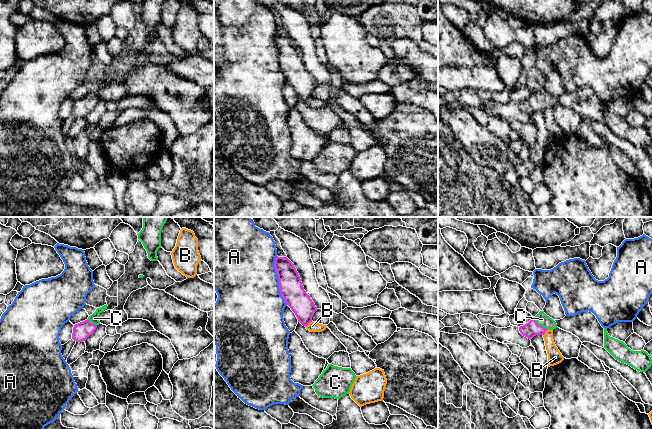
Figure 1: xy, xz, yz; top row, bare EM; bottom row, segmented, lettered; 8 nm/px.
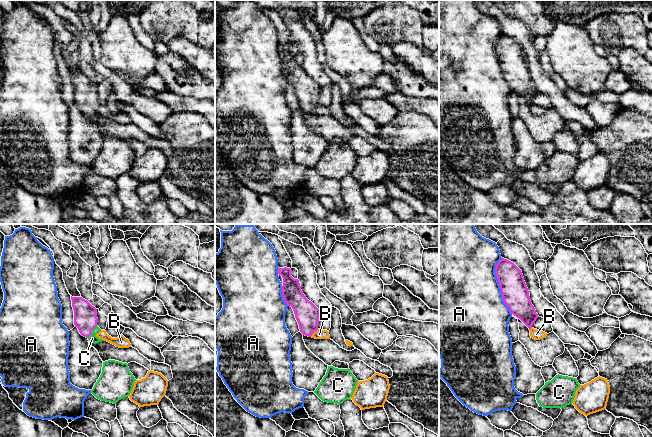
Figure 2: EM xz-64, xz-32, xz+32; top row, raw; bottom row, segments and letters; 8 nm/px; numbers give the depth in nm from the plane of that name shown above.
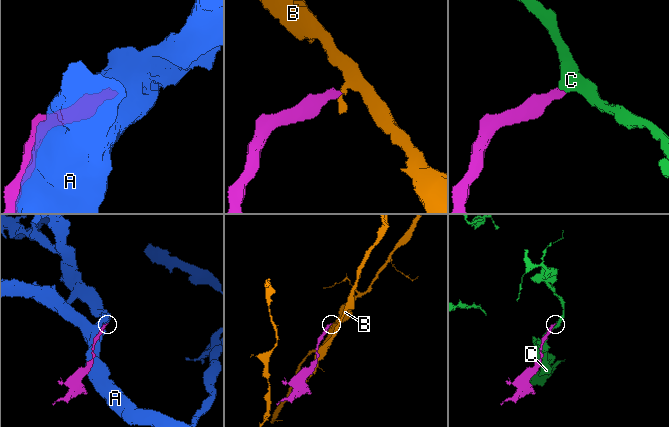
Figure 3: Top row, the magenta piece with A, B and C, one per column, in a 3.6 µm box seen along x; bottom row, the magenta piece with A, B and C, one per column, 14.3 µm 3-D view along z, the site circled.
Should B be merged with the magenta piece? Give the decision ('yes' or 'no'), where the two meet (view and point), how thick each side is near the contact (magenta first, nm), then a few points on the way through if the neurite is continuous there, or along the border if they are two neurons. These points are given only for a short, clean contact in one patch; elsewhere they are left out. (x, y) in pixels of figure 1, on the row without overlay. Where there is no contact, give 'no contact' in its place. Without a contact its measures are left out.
no; meets magenta in yz at (545, 107); 120 nm thick on the magenta side, 110 nm on the other; border along yz (548, 105), (543, 111)

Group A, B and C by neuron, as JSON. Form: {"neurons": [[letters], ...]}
{"neurons": [["A"], ["B"], ["C"]]}

